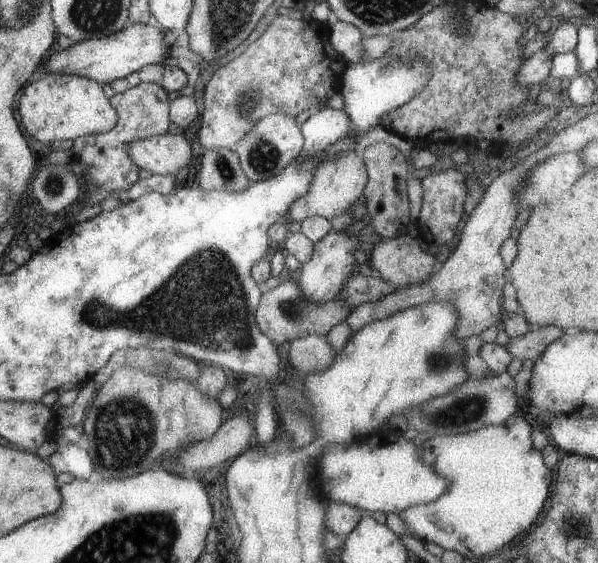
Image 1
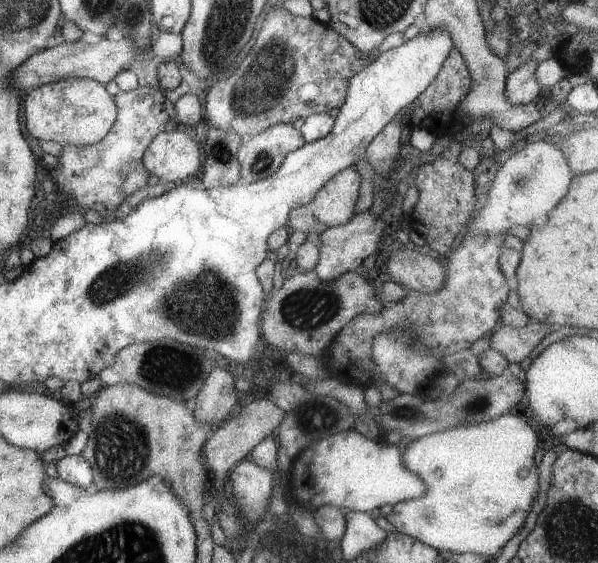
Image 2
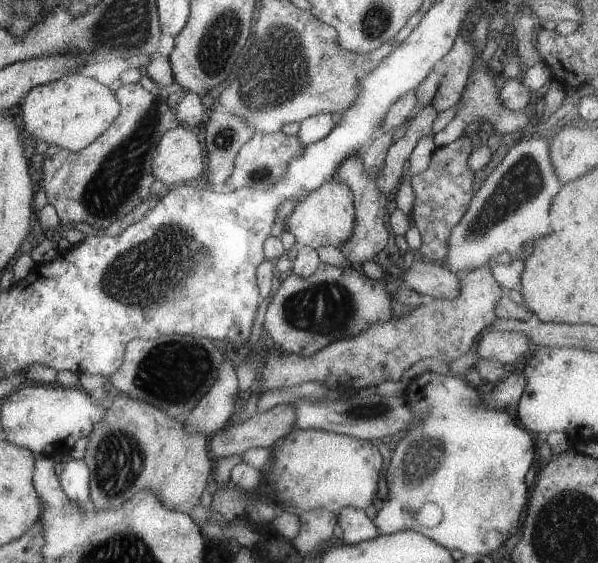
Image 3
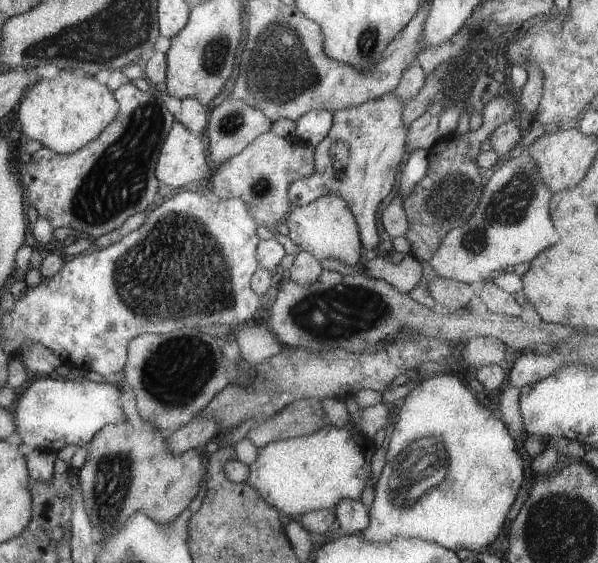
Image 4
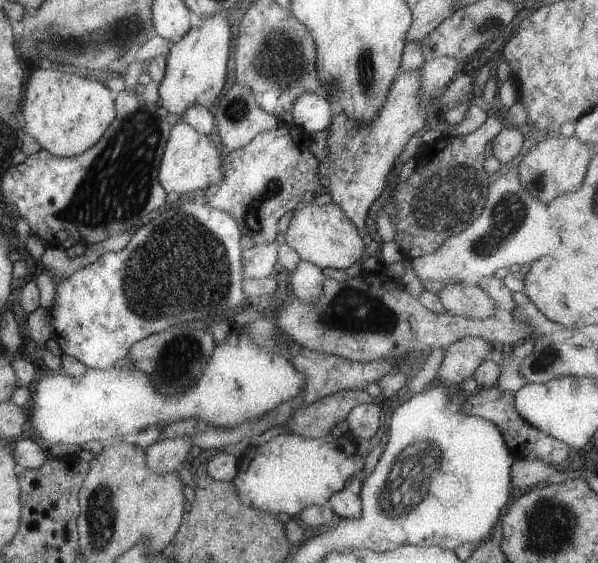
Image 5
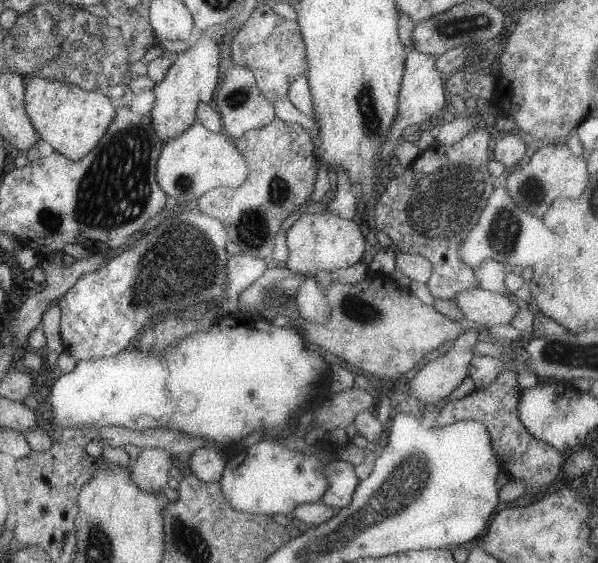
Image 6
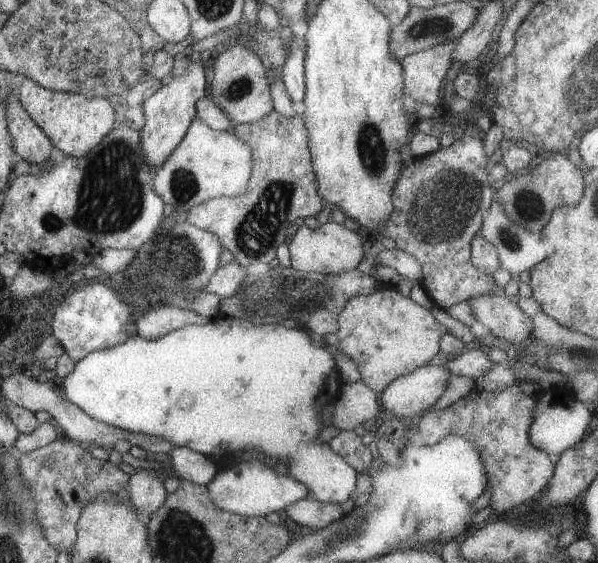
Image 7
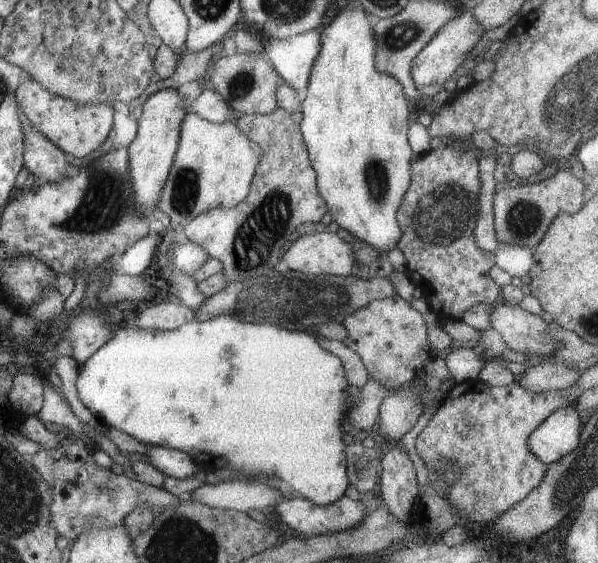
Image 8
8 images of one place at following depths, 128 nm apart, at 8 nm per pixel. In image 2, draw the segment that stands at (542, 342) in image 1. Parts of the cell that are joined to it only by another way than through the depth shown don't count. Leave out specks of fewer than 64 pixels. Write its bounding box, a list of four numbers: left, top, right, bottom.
[488,322,551,363]

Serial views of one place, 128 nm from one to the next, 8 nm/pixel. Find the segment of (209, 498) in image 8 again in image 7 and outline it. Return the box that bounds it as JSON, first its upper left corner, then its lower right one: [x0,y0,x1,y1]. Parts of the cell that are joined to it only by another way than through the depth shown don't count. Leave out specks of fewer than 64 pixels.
[207,460,309,517]

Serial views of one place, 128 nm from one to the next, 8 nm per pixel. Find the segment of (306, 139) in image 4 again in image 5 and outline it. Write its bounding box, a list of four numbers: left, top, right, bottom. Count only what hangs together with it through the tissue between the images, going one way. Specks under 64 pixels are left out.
[288,92,332,134]

